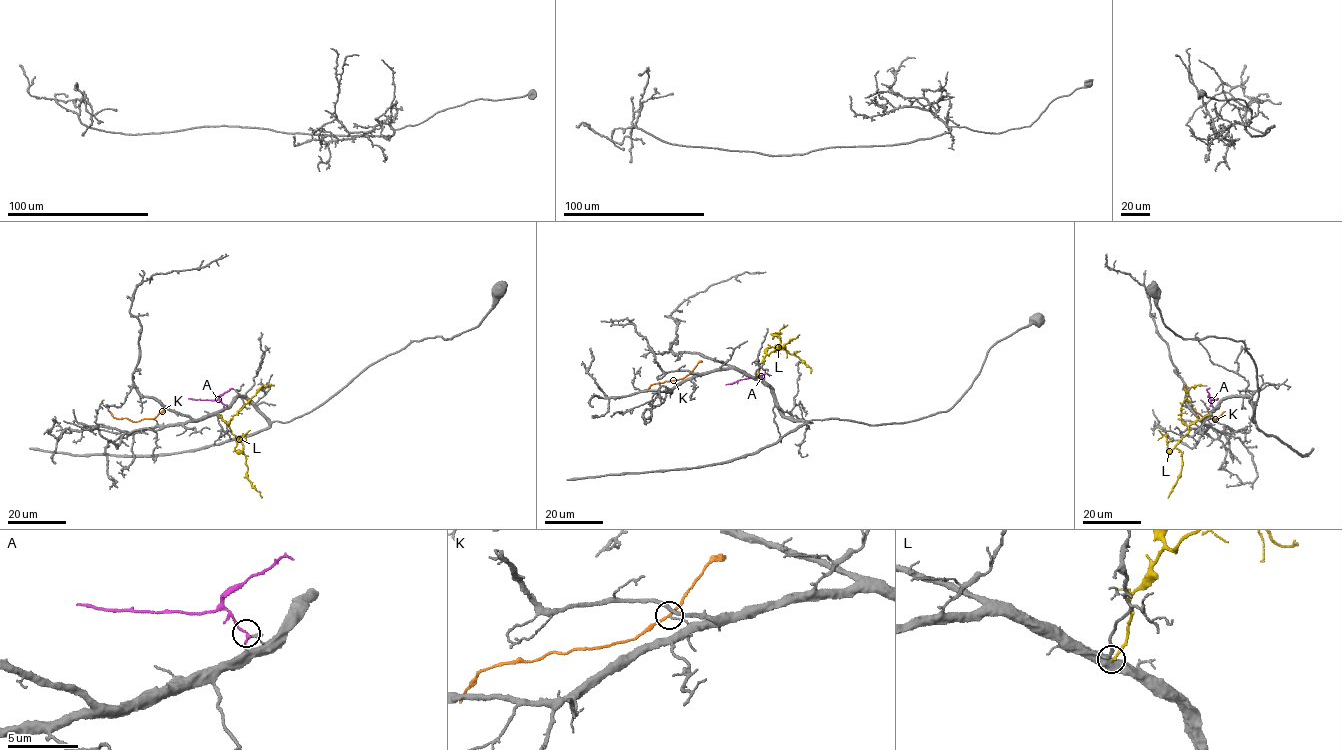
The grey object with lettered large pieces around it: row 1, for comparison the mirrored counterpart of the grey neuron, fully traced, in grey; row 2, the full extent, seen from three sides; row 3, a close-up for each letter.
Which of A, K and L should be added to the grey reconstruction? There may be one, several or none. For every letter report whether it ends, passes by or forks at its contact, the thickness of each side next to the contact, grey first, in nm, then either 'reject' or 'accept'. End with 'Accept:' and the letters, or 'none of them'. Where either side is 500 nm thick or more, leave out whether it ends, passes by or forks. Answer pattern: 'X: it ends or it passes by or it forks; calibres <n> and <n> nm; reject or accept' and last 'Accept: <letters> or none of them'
A: it ends; calibres 110 and 200 nm; accept
K: it passes by; calibres 110 and 160 nm; reject
L: it ends; calibres 480 and 180 nm; reject
Accept: A

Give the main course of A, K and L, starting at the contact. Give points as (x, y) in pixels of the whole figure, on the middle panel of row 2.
A: (761, 377), (741, 379), (726, 385)
K: (690, 373), (676, 380), (654, 383), (647, 391)
L: (755, 377), (767, 355), (780, 342), (783, 348), (799, 334)

